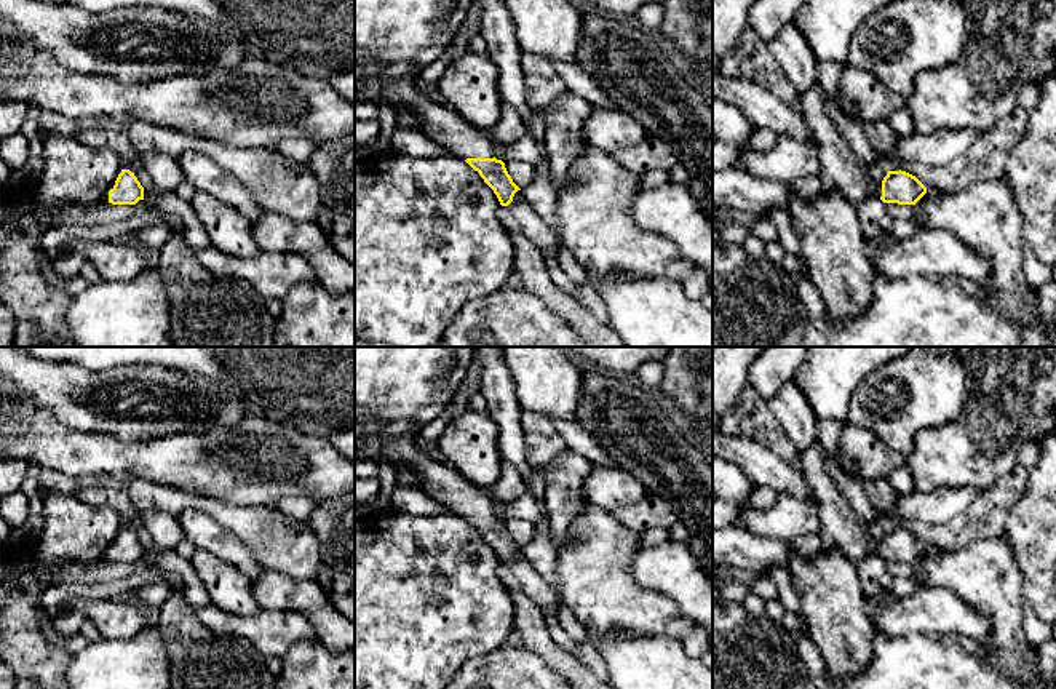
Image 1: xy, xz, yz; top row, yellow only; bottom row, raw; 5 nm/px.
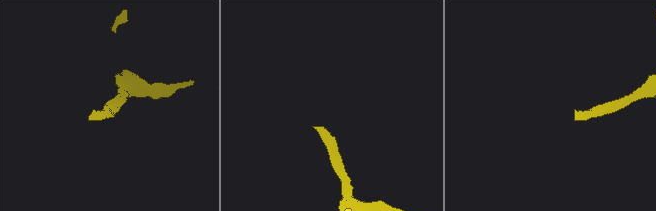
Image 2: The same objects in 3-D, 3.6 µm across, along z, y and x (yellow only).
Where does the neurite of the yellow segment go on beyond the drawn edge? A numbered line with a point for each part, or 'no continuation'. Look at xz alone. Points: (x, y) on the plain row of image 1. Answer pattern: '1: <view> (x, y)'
1: xz (390, 382)

